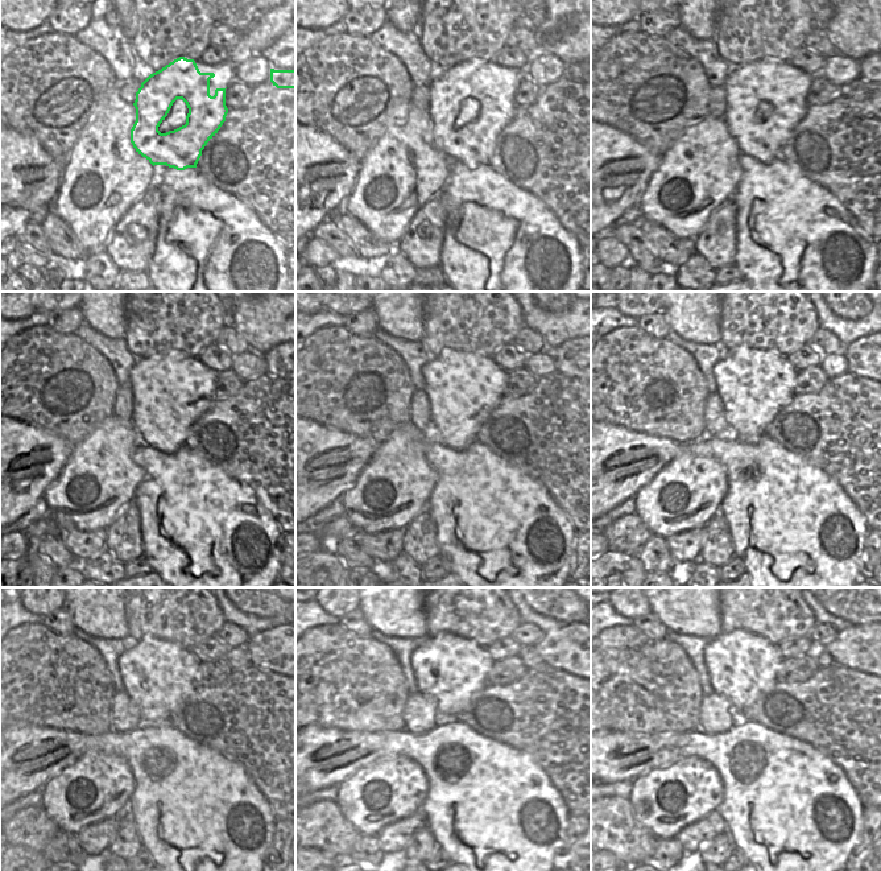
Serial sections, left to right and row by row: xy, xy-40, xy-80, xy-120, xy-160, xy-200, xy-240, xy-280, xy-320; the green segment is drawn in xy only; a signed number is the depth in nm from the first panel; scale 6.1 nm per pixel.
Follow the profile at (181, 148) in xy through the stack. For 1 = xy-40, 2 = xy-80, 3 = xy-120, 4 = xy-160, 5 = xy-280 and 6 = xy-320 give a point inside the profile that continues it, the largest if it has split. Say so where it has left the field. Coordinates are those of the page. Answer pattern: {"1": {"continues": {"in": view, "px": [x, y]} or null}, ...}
{"1": {"continues": {"in": "xy-40", "px": [472, 145]}}, "2": {"continues": {"in": "xy-80", "px": [747, 86]}}, "3": {"continues": {"in": "xy-120", "px": [170, 392]}}, "4": {"continues": {"in": "xy-160", "px": [463, 388]}}, "5": {"continues": {"in": "xy-280", "px": [449, 669]}}, "6": {"continues": {"in": "xy-320", "px": [741, 667]}}}

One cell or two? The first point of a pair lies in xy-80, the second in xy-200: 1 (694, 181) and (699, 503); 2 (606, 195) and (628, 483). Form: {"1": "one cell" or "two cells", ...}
{"1": "one cell", "2": "one cell"}

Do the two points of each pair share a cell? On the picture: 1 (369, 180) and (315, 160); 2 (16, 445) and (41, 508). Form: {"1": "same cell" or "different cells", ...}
{"1": "different cells", "2": "different cells"}

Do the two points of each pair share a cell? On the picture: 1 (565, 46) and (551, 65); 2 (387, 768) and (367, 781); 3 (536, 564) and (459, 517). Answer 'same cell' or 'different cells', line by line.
1: different cells
2: same cell
3: same cell

